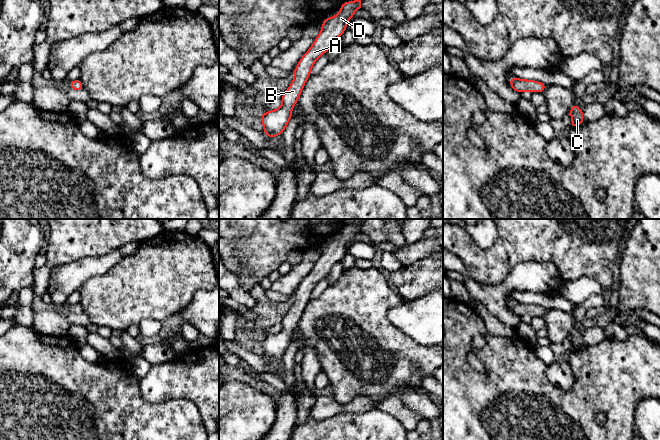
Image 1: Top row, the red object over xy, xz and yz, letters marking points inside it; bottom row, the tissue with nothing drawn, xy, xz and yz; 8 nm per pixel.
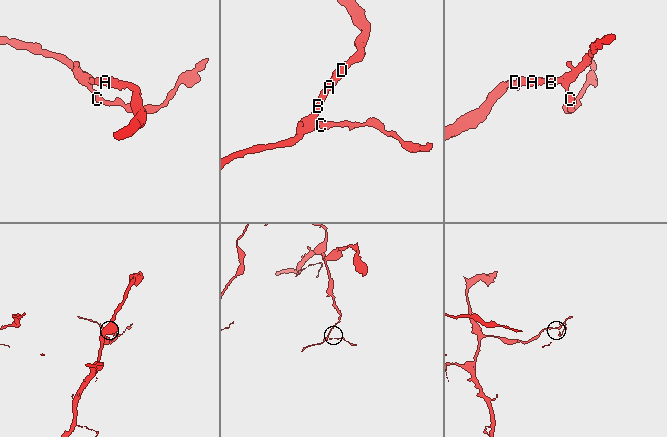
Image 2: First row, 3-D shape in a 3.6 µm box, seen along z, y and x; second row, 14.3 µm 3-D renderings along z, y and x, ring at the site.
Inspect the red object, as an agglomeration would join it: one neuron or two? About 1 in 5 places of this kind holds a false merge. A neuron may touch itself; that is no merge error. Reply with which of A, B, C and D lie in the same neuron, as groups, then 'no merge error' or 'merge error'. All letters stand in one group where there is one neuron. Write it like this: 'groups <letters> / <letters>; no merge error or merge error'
groups A B C D; no merge error

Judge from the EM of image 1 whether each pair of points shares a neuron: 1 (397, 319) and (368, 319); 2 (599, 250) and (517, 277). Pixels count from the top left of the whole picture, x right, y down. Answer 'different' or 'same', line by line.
1: different
2: different

